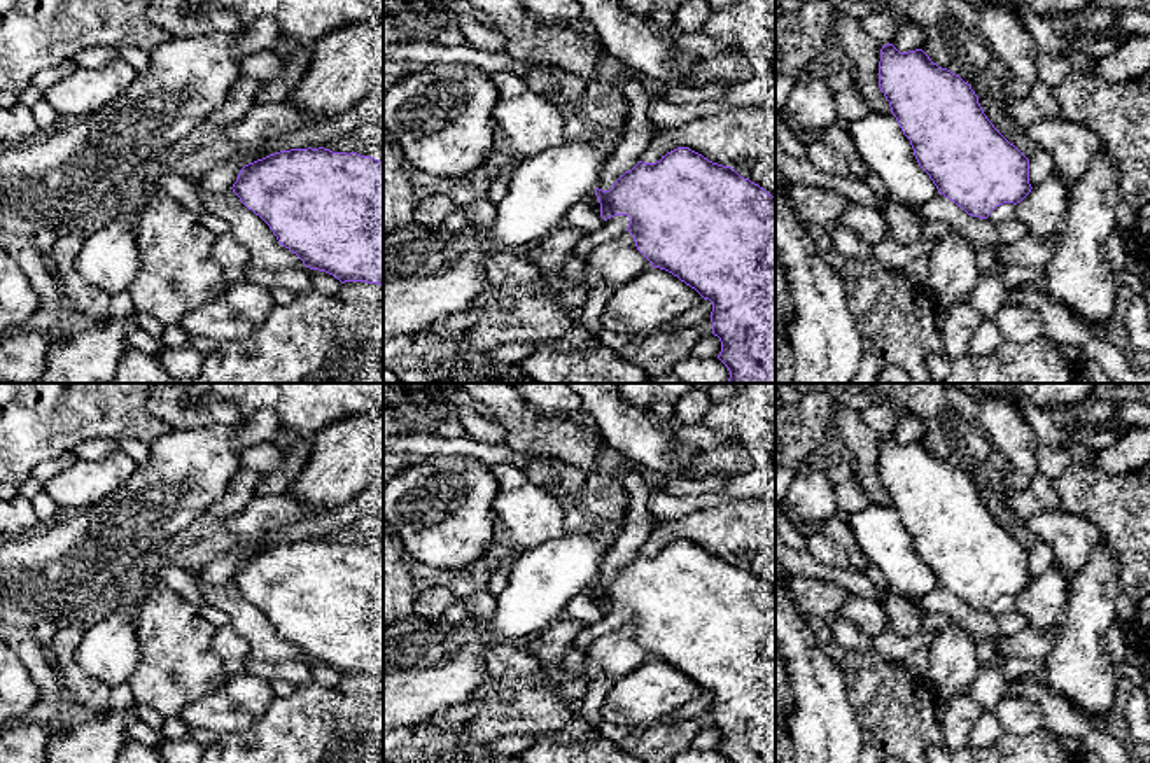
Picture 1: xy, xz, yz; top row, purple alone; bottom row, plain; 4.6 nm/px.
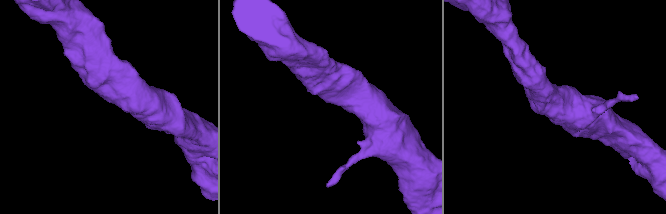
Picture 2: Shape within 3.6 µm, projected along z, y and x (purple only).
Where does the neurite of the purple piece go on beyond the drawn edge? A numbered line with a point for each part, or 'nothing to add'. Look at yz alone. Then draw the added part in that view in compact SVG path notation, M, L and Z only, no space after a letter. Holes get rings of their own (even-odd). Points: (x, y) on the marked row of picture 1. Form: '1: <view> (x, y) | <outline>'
nothing to add

